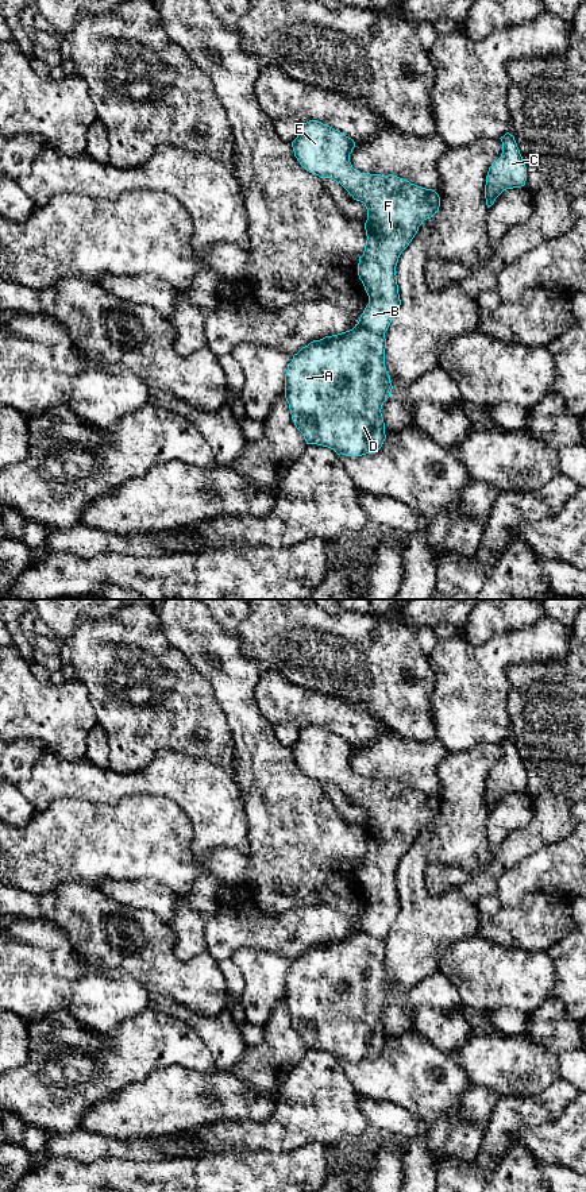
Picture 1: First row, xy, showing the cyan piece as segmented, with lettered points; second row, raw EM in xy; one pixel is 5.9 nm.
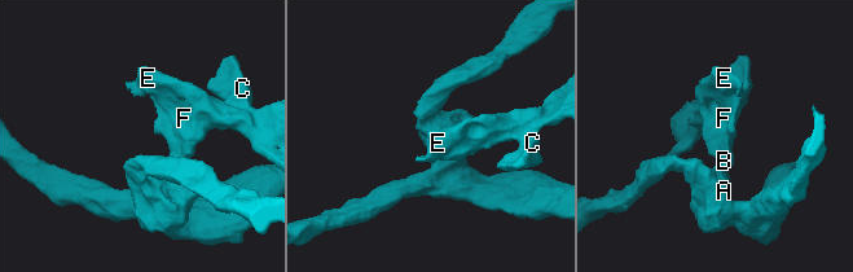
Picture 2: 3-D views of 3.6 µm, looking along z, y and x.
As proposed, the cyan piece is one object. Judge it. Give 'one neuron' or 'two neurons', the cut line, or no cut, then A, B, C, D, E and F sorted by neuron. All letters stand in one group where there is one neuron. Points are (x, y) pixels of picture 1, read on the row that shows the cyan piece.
two neurons; cut xy (357, 324), (384, 335); groups A D / B C E F

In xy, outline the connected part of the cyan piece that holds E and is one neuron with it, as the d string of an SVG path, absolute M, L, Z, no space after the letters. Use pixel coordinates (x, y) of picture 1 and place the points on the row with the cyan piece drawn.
M321 121L300 124L292 147L307 171L336 181L367 209L367 240L359 256L358 275L369 304L358 325L385 335L401 305L396 275L398 258L423 221L439 211L440 197L432 189L393 174L370 174L354 169L350 154L355 142Z

